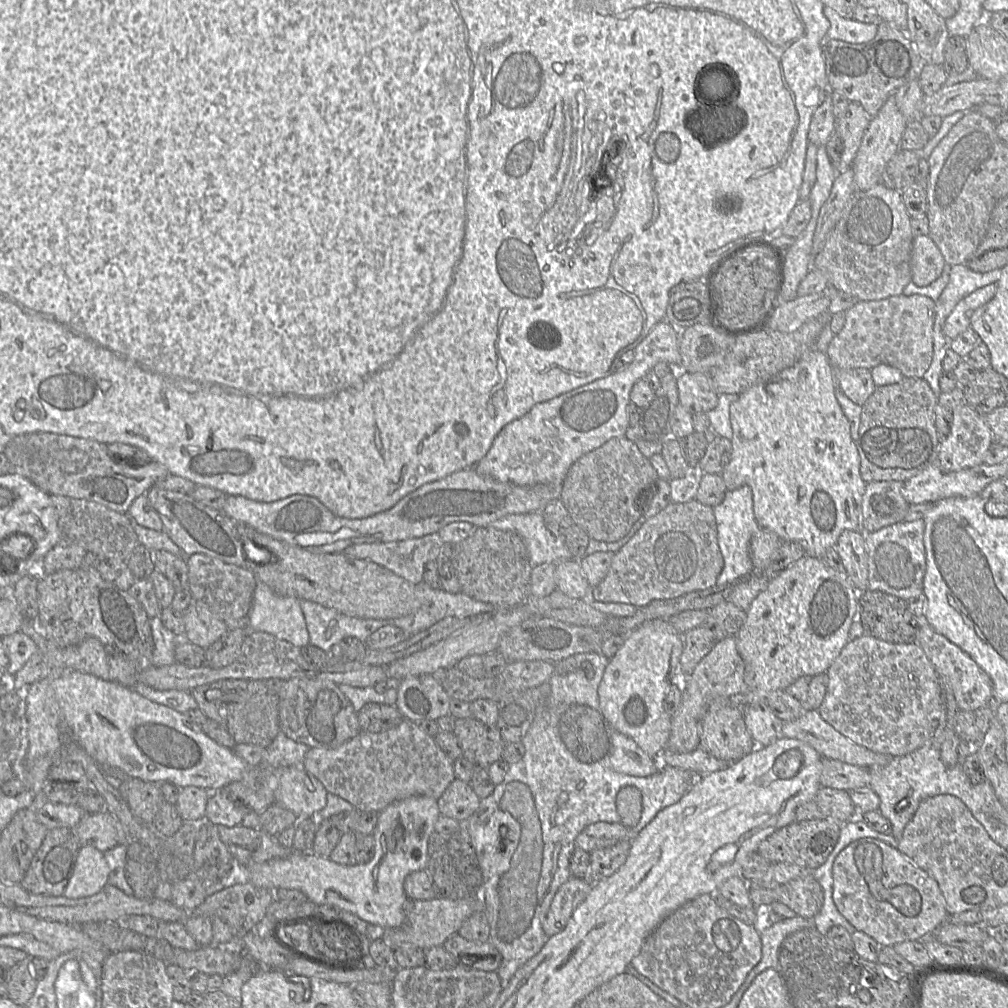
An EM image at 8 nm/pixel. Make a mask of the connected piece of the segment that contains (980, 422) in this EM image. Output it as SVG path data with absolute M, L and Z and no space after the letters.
M962 404L953 410L951 430L940 442L937 465L944 472L955 472L983 464L992 443L985 417Z

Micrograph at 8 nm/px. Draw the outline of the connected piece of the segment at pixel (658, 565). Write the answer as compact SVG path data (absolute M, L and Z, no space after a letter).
M695 498L682 503L670 502L664 509L647 519L634 536L614 553L607 575L597 586L591 589L589 597L590 599L601 602L625 603L636 607L644 607L655 600L676 598L692 591L703 590L716 585L717 578L723 569L723 565L724 561L717 541L717 525L713 507L705 505Z

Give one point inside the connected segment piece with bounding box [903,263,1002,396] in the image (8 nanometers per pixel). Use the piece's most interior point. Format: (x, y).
(956, 282)

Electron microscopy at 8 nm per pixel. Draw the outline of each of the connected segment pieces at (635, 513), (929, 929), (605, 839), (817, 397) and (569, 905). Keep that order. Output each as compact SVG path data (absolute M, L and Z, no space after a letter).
M627 436L614 437L572 464L561 484L559 498L568 510L574 524L581 527L590 539L616 542L628 534L642 515L643 509L647 508L646 505L641 504L641 498L643 500L646 498L646 504L651 503L652 498L643 494L649 491L645 488L653 488L657 485L658 479L658 474L649 459L640 452L632 440Z
M870 837L850 843L837 855L833 864L833 900L840 914L857 931L864 932L881 946L920 940L931 935L948 918L945 898L937 881L897 848Z
M596 822L585 827L576 837L575 846L588 853L616 844L623 839L631 840L629 827L620 823Z
M817 349L809 350L800 360L791 367L785 368L769 379L762 381L738 395L730 405L730 423L732 427L732 451L729 462L721 472L727 490L734 490L742 485L750 486L753 498L753 510L756 522L761 528L777 534L782 540L798 542L805 550L806 555L821 557L829 547L834 547L838 537L845 530L860 530L862 499L866 488L860 474L860 455L856 442L850 433L850 421L844 414L837 398L837 384L834 378L834 369L826 352Z
M571 877L559 888L542 922L542 929L548 938L566 927L574 910L591 891L592 885L589 879Z

